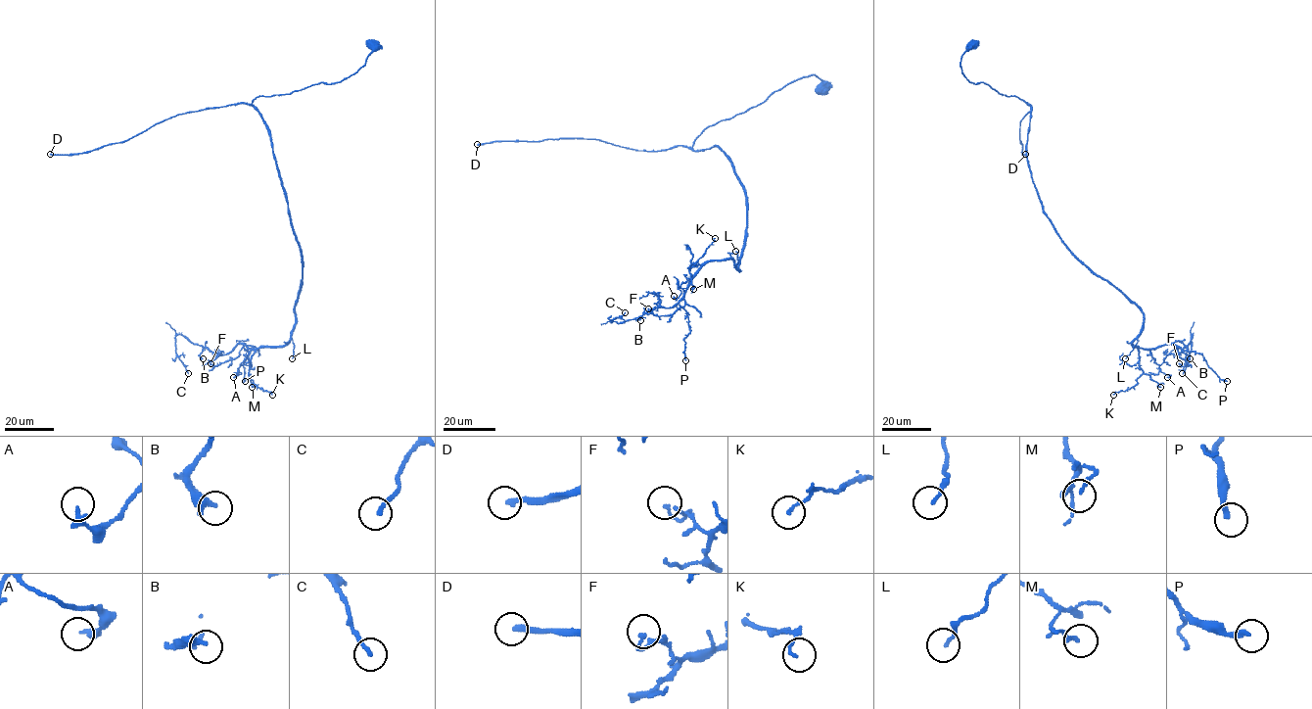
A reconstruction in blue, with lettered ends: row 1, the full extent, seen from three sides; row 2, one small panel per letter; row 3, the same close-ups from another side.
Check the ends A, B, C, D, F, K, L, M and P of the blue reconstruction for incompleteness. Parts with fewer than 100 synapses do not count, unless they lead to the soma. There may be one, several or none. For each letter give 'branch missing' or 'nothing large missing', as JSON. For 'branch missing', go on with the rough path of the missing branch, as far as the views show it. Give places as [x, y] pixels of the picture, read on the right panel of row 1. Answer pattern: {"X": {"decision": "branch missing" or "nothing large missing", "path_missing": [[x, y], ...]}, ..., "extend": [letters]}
{"A": {"decision": "nothing large missing"}, "B": {"decision": "nothing large missing"}, "C": {"decision": "nothing large missing"}, "D": {"decision": "branch missing", "path_missing": [[1025, 154], [1112, 103], [1281, 102], [1304, 144], [1300, 222], [1276, 245], [1270, 268], [1239, 290]]}, "F": {"decision": "nothing large missing"}, "K": {"decision": "nothing large missing"}, "L": {"decision": "nothing large missing"}, "M": {"decision": "nothing large missing"}, "P": {"decision": "nothing large missing"}, "extend": ["D"]}

